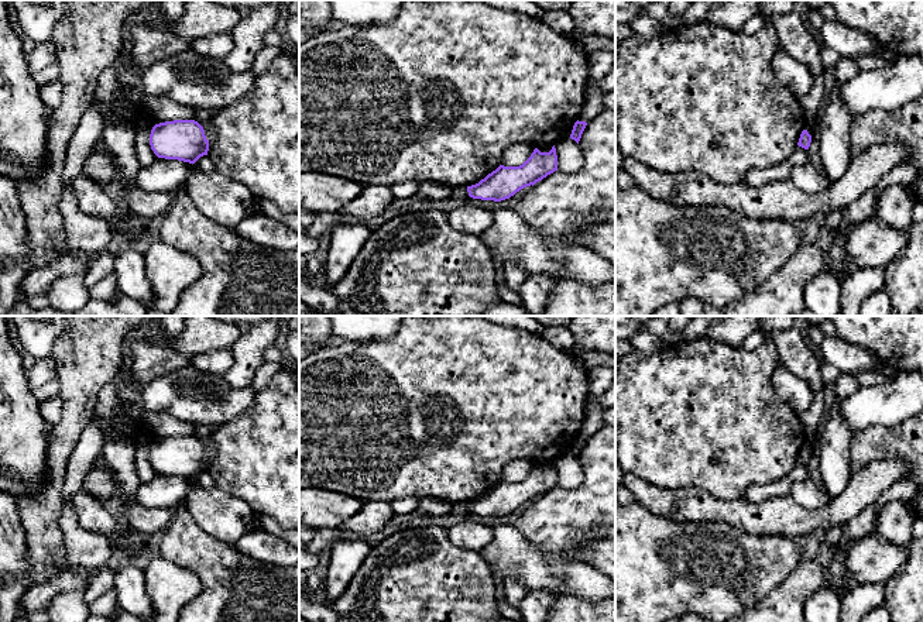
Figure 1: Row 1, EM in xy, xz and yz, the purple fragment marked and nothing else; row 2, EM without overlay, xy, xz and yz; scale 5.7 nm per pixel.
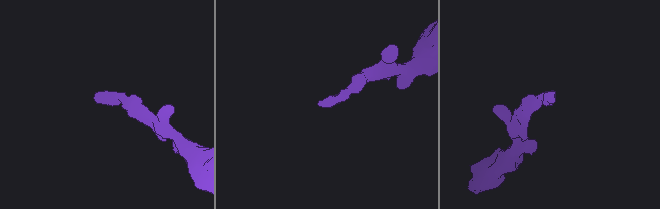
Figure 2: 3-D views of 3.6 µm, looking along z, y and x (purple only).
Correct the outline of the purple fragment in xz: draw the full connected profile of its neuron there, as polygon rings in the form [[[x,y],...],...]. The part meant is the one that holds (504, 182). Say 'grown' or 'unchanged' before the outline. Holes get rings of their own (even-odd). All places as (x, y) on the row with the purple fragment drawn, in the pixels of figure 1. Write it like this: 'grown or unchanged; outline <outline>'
unchanged; outline [[[555,145],[549,152],[541,152],[535,148],[522,165],[500,165],[478,183],[467,186],[467,192],[473,199],[501,202],[526,186],[533,186],[555,171],[557,171]]]

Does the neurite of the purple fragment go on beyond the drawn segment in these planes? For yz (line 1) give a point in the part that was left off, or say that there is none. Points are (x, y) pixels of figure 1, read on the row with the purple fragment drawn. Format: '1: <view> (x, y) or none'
1: none

